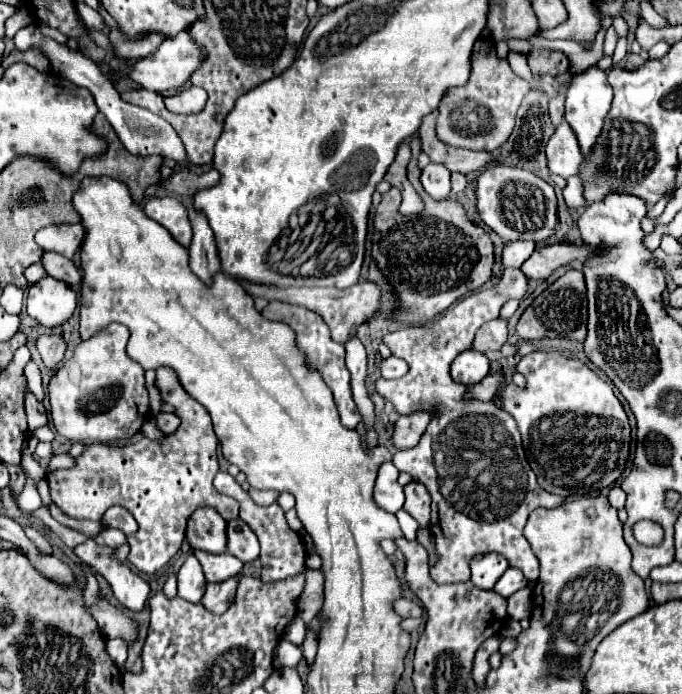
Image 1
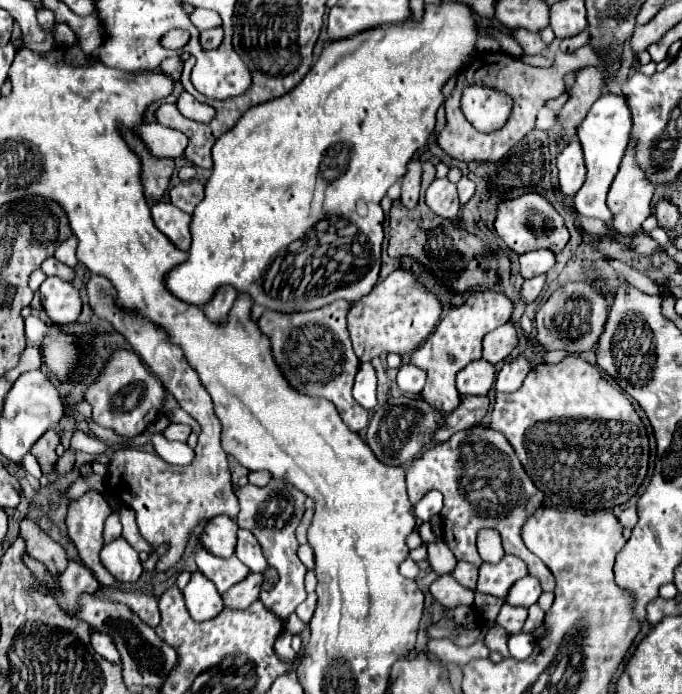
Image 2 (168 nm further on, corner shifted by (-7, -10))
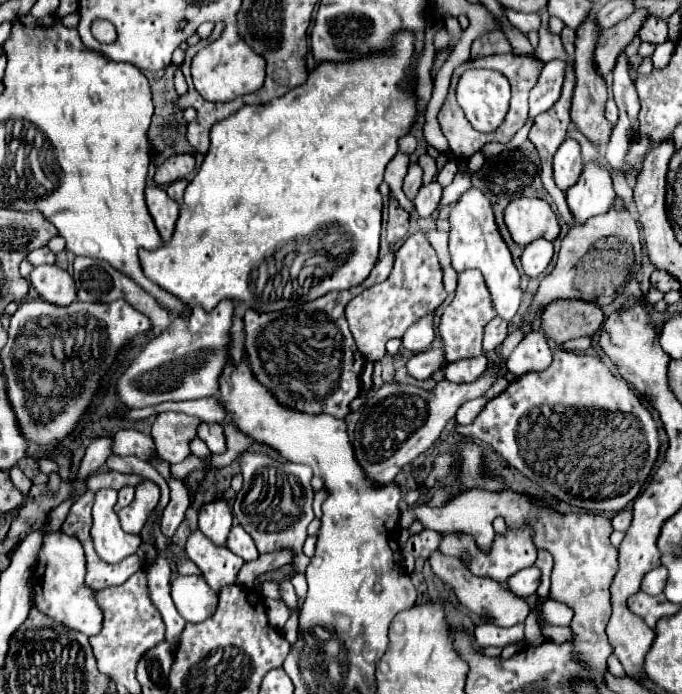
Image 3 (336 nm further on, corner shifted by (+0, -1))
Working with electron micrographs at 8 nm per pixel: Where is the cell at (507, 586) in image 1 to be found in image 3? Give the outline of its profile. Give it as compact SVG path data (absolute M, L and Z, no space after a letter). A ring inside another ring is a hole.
M533 565L533 567L521 569L517 575L513 575L513 577L507 581L507 585L509 585L509 589L511 589L515 595L519 595L519 597L529 597L529 595L533 595L533 593L537 591L539 579L541 579L541 571L539 571L539 567Z

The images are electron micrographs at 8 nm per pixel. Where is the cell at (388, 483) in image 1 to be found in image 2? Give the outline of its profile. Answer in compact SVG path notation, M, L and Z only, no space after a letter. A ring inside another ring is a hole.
M437 490L427 492L424 497L413 505L416 518L422 522L428 522L435 514L440 514L443 508L443 496Z

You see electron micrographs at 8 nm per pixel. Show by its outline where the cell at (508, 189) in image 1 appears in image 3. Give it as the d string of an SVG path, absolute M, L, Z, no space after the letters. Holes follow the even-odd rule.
M521 197L507 205L505 223L521 247L535 239L555 241L559 235L559 221L547 201L535 197Z

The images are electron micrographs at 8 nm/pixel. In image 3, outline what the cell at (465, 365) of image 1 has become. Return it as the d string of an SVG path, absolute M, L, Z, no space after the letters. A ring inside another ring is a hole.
M471 357L471 359L461 359L457 363L449 363L445 367L445 377L453 383L473 383L475 379L481 377L485 369L487 369L485 357Z

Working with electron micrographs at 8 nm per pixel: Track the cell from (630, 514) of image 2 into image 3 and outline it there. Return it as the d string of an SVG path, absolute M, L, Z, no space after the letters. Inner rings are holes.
M625 509L613 517L613 527L617 531L627 531L631 525L631 509Z

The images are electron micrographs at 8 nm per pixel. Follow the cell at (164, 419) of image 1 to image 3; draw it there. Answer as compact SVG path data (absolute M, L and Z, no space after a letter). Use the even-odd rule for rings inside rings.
M159 413L151 437L155 449L167 463L181 463L189 453L189 443L197 437L197 427L201 421L185 413Z

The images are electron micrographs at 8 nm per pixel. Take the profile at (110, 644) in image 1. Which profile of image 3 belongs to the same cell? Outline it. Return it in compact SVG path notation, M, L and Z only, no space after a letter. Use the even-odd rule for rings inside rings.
M43 531L31 585L33 605L43 611L43 615L85 635L97 635L97 631L101 631L103 611L93 599L95 589L85 585L85 555L81 543L73 535L65 535L63 531Z

